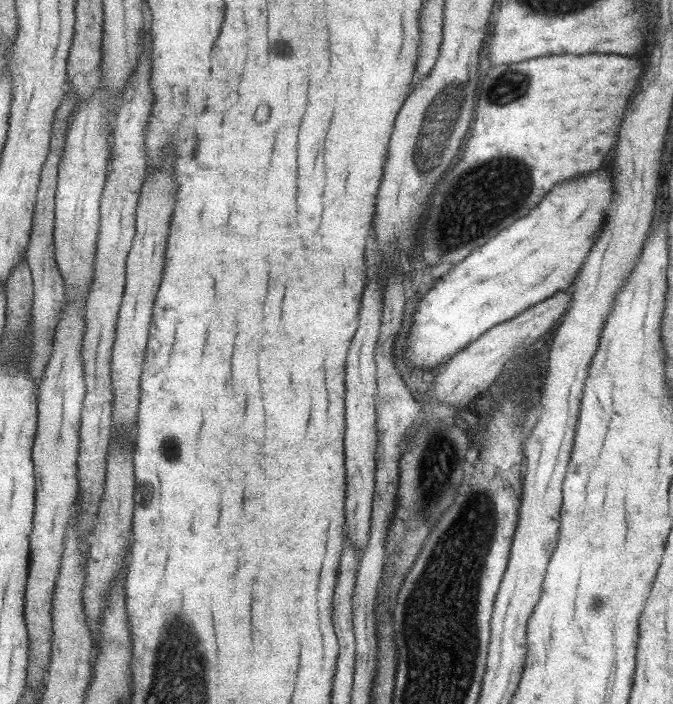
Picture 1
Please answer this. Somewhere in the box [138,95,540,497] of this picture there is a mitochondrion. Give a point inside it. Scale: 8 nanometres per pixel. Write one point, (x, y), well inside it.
(509, 181)

